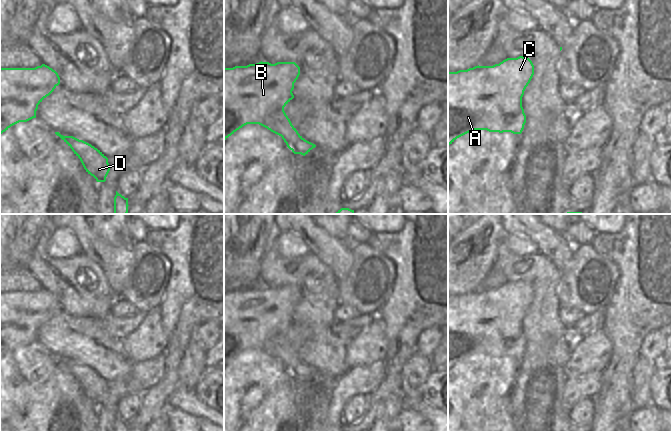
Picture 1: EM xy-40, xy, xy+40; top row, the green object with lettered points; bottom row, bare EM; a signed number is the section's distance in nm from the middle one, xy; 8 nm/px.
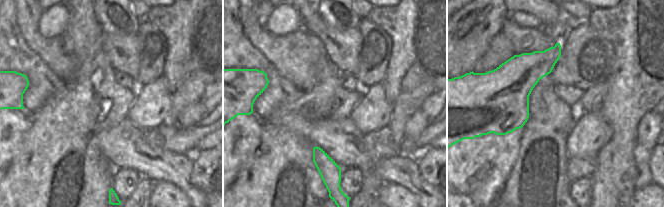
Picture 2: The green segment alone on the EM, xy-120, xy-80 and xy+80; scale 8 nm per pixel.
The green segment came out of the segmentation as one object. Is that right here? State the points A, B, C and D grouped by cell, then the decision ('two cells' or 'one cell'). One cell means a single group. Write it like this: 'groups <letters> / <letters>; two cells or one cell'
groups A B C D; one cell

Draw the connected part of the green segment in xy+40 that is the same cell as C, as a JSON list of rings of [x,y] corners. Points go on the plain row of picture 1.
[[[507,282],[493,290],[448,296],[448,370],[475,354],[521,358],[526,347],[522,321],[534,299],[529,282]]]

